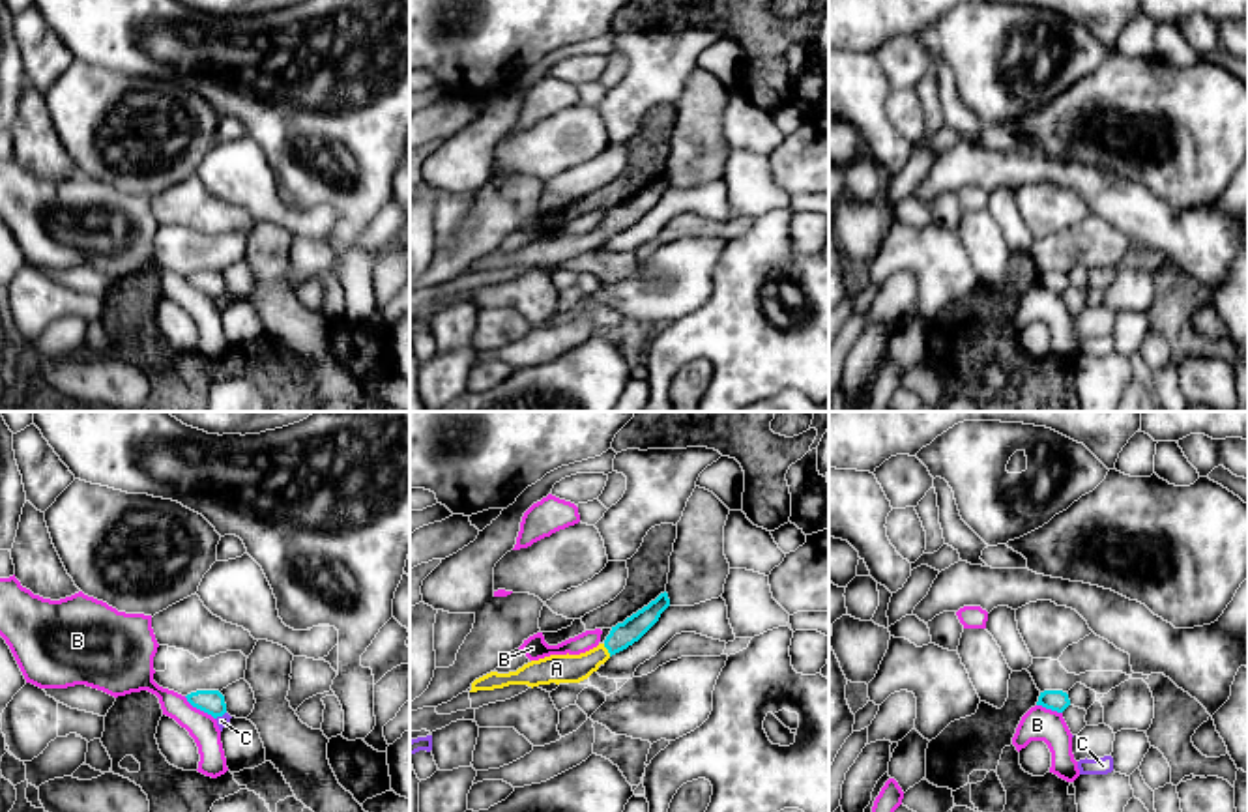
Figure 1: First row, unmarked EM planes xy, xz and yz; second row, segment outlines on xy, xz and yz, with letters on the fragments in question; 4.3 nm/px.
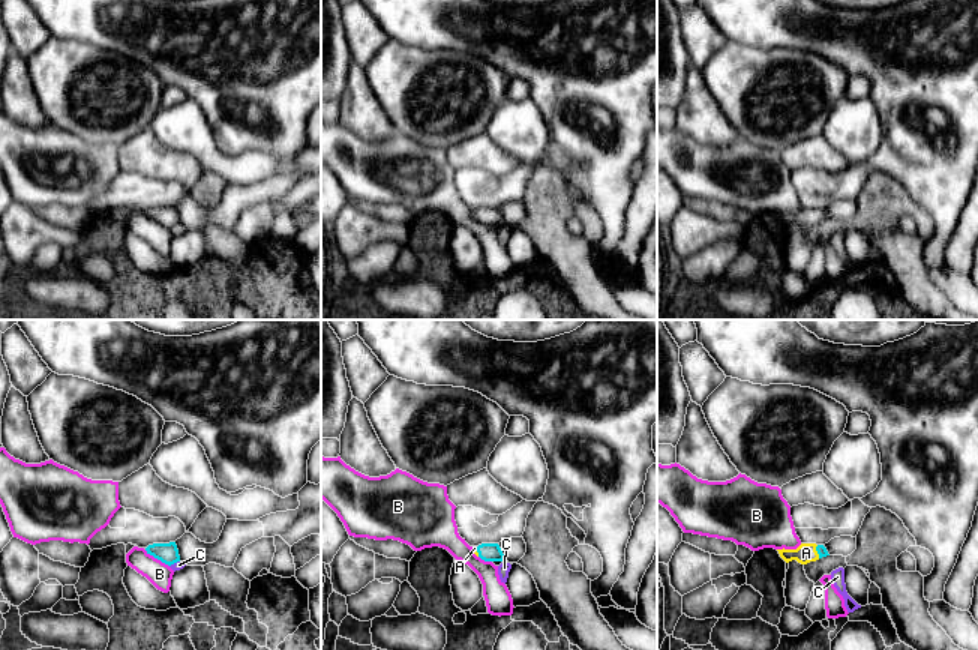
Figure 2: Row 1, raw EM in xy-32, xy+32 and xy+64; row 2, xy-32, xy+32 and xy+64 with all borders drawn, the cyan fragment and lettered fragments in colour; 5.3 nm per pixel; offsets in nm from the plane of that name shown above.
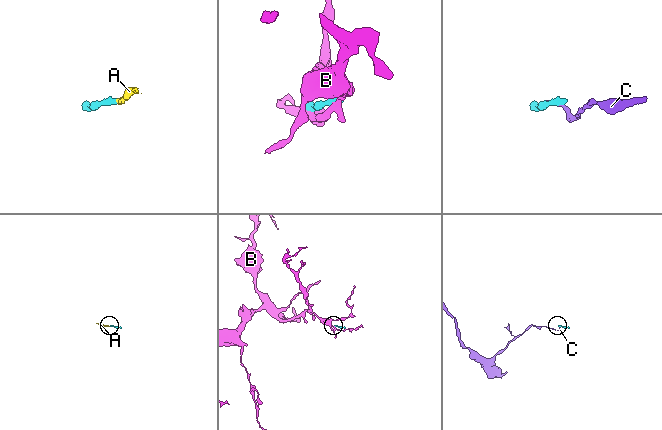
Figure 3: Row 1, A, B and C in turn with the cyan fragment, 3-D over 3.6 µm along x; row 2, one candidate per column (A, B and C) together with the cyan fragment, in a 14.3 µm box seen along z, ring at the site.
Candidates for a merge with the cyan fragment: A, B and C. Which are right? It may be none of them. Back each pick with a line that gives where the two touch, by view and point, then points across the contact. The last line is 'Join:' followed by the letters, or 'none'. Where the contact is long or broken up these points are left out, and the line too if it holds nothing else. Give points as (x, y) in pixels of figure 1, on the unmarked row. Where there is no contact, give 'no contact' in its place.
A: meets cyan in xz at (607, 229); runs through xz (624, 216), (607, 229), (577, 249), (556, 249)
Join: A

